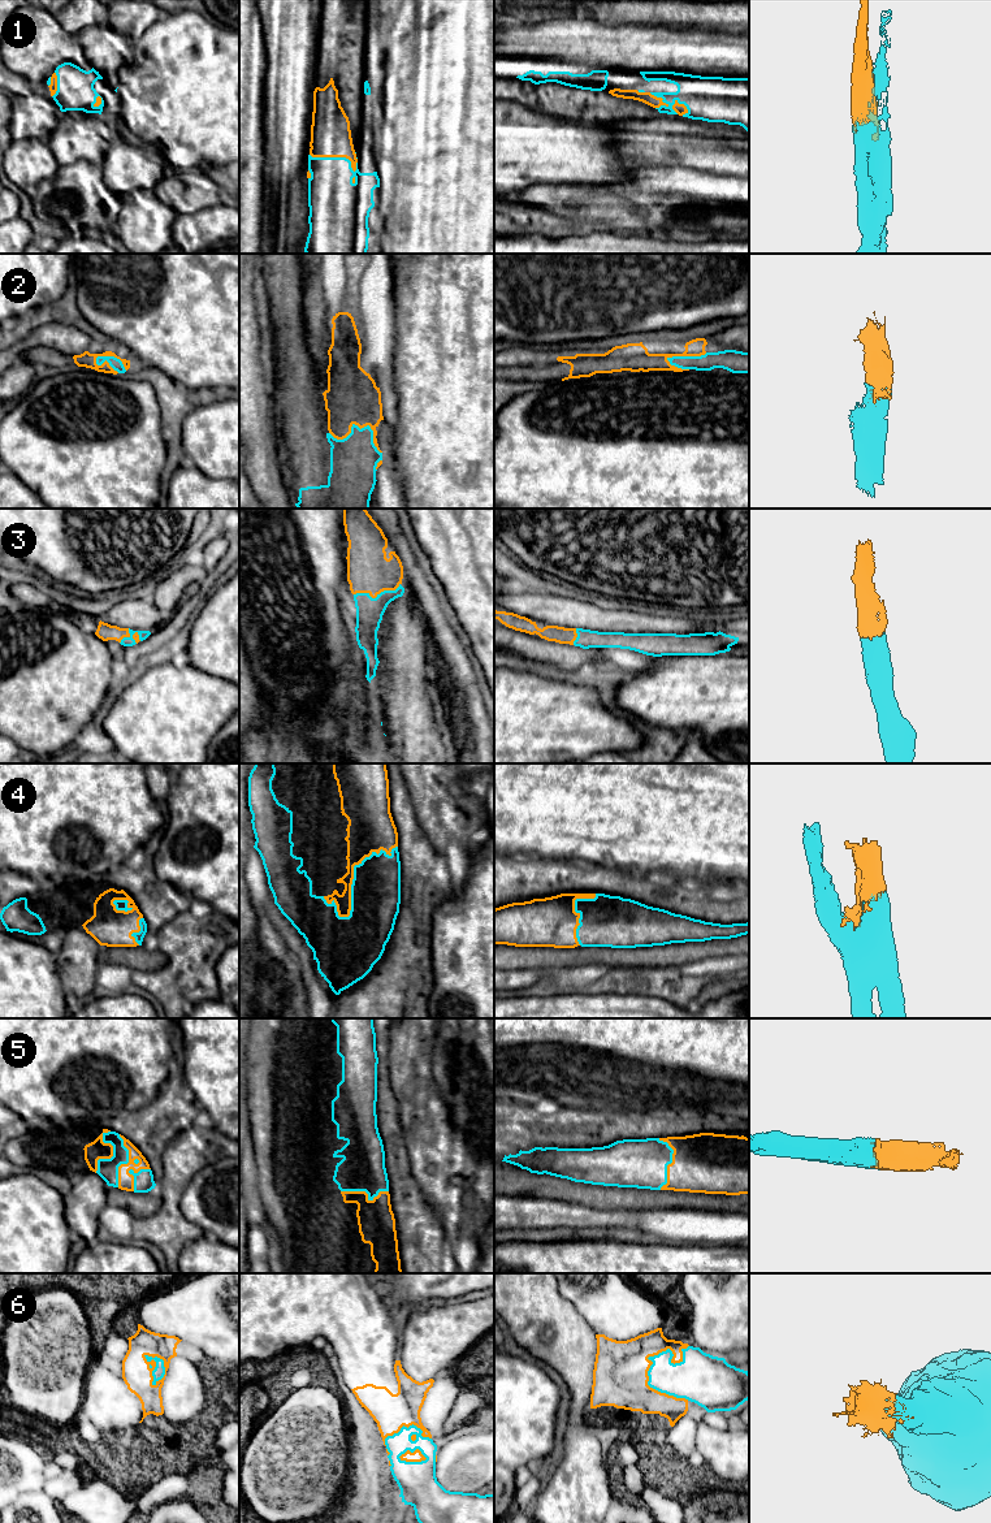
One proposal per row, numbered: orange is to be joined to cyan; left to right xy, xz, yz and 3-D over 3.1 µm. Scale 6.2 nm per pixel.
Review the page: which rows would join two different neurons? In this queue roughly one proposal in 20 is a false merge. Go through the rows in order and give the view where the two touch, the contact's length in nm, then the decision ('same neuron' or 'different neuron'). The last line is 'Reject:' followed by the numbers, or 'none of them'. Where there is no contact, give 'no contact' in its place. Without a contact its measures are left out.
1: meets cyan in xz; contact 320 nm long; same neuron
2: meets cyan in xz; contact 360 nm long; same neuron
3: meets cyan in xz; contact 300 nm long; same neuron
4: meets cyan in xz; contact 550 nm long; same neuron
5: meets cyan in xy; contact 280 nm long; same neuron
6: meets cyan in yz; contact 380 nm long; same neuron
Reject: none of them

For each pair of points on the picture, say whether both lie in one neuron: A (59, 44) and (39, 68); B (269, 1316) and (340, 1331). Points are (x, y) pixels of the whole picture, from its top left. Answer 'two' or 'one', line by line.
A: one
B: one

